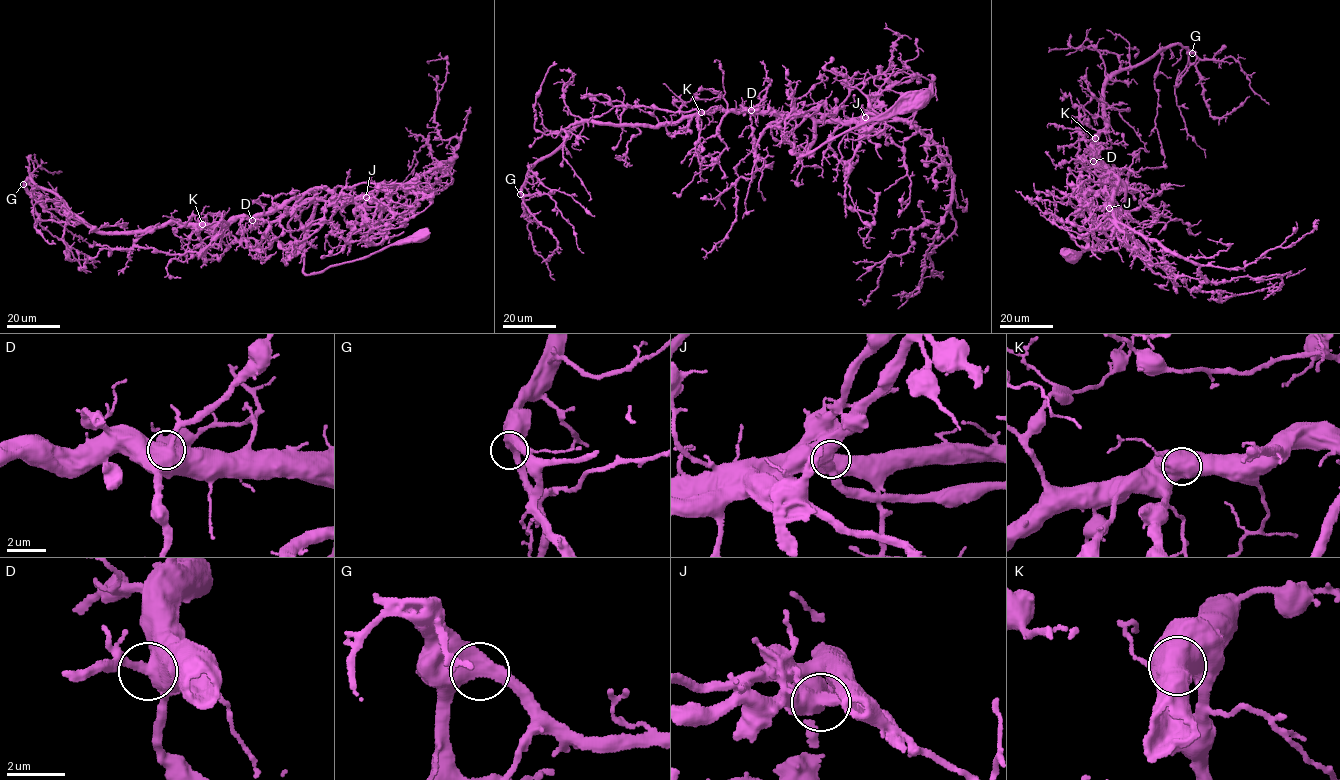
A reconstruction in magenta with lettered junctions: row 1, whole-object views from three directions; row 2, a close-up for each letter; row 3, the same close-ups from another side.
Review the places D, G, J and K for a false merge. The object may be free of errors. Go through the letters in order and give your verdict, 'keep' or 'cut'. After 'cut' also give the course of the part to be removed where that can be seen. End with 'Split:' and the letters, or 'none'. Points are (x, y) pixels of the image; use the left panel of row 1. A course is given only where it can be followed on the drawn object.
D: keep
G: keep
J: keep
K: keep
Split: none

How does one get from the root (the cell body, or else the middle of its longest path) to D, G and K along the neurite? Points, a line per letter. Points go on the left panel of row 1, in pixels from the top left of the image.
D: (421, 236), (306, 274), (303, 250), (295, 254), (288, 224), (297, 199), (252, 220)
G: (421, 236), (306, 274), (288, 224), (297, 199), (223, 223), (99, 231), (30, 178), (23, 184)
K: (421, 236), (306, 274), (303, 250), (295, 254), (288, 224), (297, 199), (251, 216), (201, 224)

